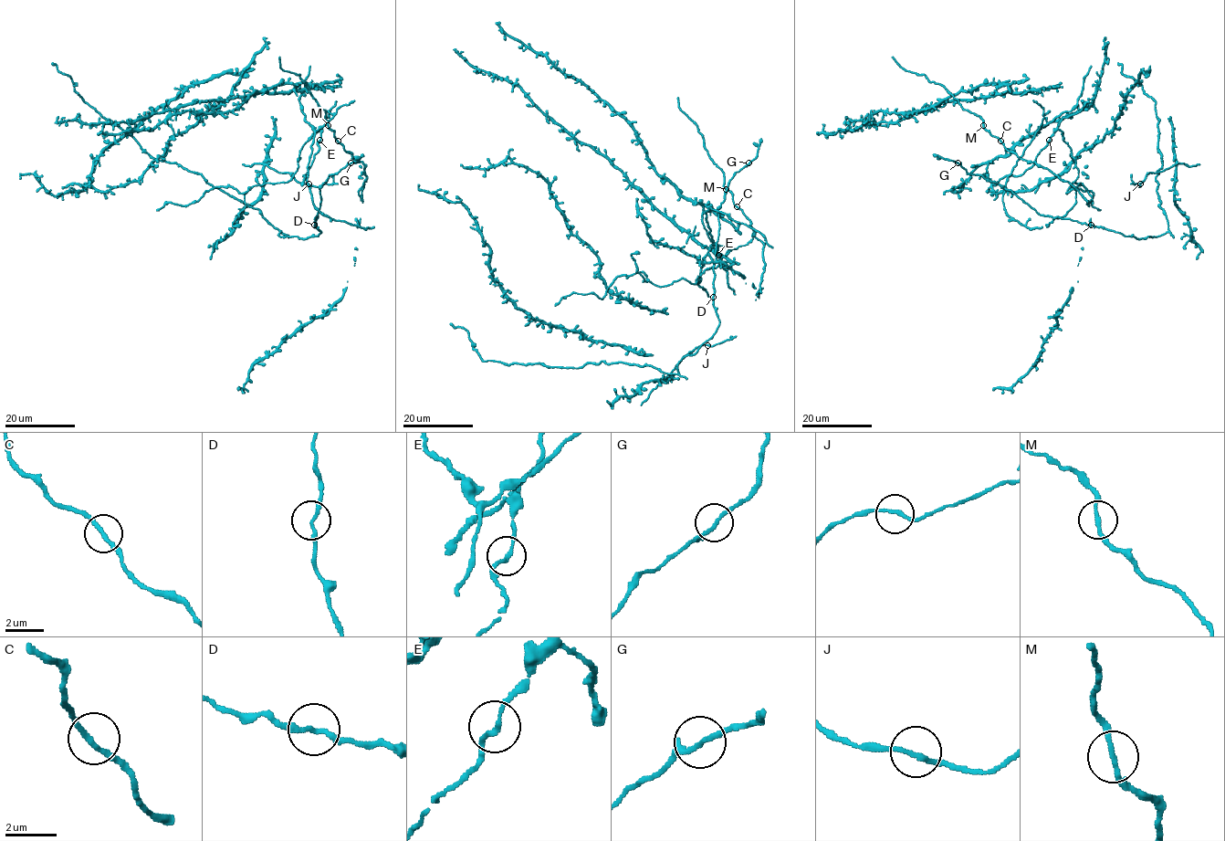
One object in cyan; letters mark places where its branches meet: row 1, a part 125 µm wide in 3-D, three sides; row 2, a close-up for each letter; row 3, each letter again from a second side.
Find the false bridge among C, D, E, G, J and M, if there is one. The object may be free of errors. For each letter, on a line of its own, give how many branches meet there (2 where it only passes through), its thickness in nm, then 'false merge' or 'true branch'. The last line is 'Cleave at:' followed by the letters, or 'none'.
C: 2 branches meet; 190 nm thick; true branch
D: 2 branches meet; 180 nm thick; true branch
E: 2 branches meet; 180 nm thick; true branch
G: 2 branches meet; 180 nm thick; true branch
J: 2 branches meet; 180 nm thick; true branch
M: 2 branches meet; 180 nm thick; true branch
Cleave at: none

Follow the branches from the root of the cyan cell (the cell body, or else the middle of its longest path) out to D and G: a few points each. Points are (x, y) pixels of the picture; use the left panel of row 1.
D: (246, 204), (257, 209), (280, 231), (281, 236), (308, 238), (317, 236), (321, 232), (314, 225)
G: (246, 204), (257, 209), (281, 236), (317, 236), (321, 232), (314, 226), (319, 187), (350, 162)

